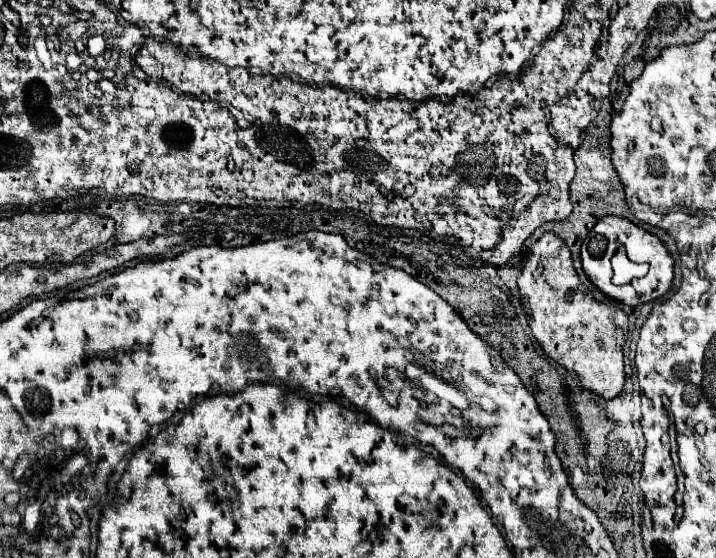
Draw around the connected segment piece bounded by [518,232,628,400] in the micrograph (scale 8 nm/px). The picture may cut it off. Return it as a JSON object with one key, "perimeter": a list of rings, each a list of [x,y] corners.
{"perimeter":[[[554,232],[542,234],[534,246],[530,248],[530,254],[526,258],[526,264],[522,268],[522,274],[518,278],[520,296],[524,300],[524,308],[528,314],[528,324],[534,334],[534,338],[540,342],[544,352],[554,358],[558,364],[562,364],[566,370],[576,372],[580,376],[580,384],[602,398],[610,400],[618,396],[624,388],[624,362],[622,362],[622,350],[618,348],[618,330],[628,328],[628,316],[614,306],[612,302],[598,302],[590,288],[586,288],[572,264],[572,254],[566,242],[556,236]]]}

